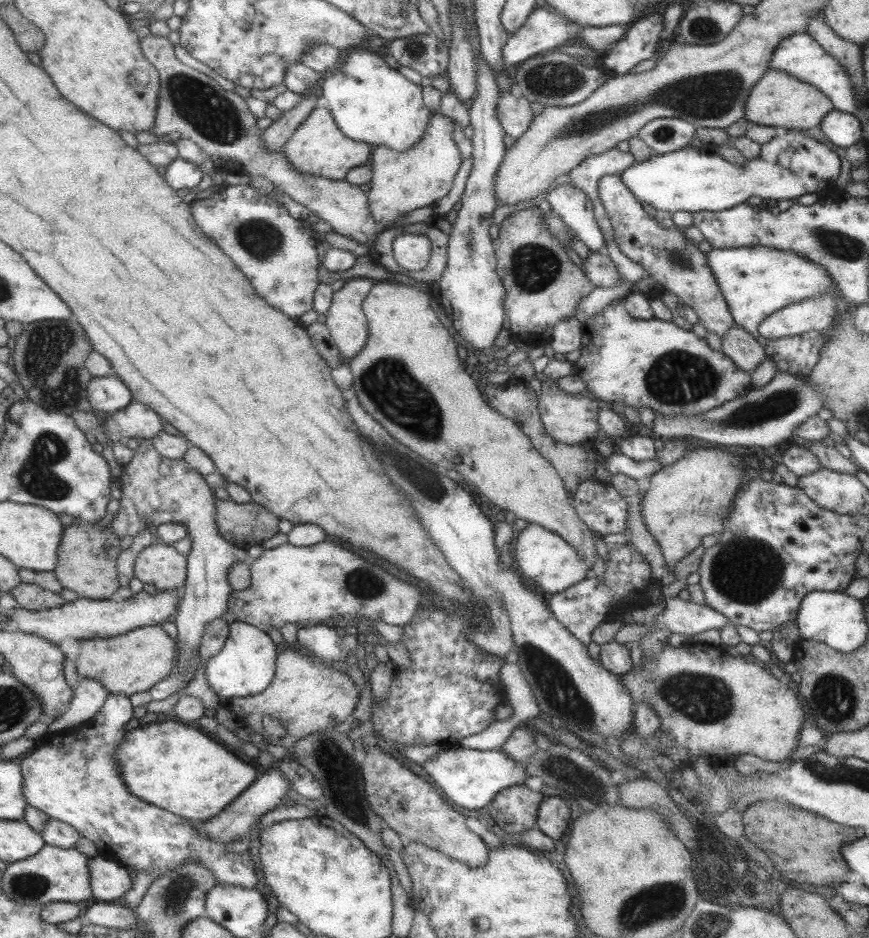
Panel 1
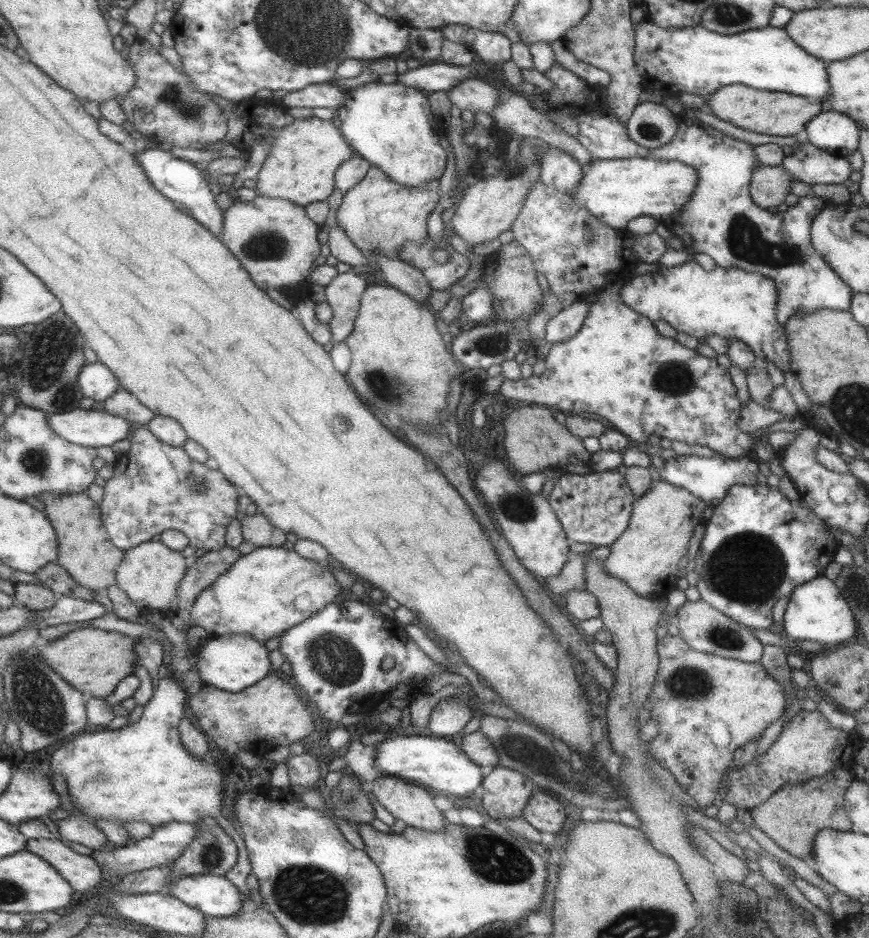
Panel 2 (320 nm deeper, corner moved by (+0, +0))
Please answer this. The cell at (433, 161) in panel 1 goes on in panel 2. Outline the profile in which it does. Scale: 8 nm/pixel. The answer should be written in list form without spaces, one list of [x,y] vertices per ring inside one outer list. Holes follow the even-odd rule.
[[[370,165],[362,180],[343,193],[341,205],[335,210],[335,225],[342,228],[353,246],[366,259],[366,269],[377,262],[373,255],[379,253],[389,259],[398,259],[399,249],[405,243],[423,243],[427,238],[427,216],[439,199],[439,178],[421,187],[403,187],[391,181],[376,166]]]

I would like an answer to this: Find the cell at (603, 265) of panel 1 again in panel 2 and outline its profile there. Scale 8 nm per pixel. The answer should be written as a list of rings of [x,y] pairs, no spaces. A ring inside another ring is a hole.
[[[683,261],[673,267],[660,265],[660,269],[653,274],[632,274],[627,281],[621,282],[622,287],[618,293],[622,303],[633,312],[645,316],[651,323],[665,321],[676,332],[684,332],[699,340],[710,334],[718,334],[727,340],[738,340],[751,349],[758,361],[771,361],[779,370],[789,371],[789,351],[784,328],[777,323],[775,317],[777,295],[771,279],[738,268],[715,266],[711,271],[705,271],[695,261]]]

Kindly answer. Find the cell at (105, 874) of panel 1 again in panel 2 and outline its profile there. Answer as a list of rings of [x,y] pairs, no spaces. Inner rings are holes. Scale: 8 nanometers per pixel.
[[[55,837],[29,839],[26,850],[48,860],[72,884],[75,891],[87,892],[105,879],[104,869],[96,857],[79,854]]]

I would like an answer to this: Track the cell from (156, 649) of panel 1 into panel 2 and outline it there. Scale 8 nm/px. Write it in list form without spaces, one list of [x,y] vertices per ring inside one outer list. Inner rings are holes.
[[[83,627],[54,641],[48,641],[39,652],[47,661],[47,665],[63,676],[69,685],[79,691],[90,692],[92,697],[107,698],[116,692],[127,676],[135,674],[138,662],[135,654],[137,641],[120,632]]]

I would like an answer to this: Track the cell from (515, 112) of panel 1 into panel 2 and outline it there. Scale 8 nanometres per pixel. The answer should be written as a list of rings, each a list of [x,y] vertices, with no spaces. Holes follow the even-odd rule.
[[[471,77],[460,80],[446,90],[450,103],[461,111],[463,109],[490,114],[498,101],[498,90],[485,83],[481,78]]]

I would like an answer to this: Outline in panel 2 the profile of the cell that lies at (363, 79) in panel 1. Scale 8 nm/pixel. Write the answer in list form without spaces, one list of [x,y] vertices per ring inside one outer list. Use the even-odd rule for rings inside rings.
[[[375,81],[345,92],[346,99],[334,118],[355,154],[403,187],[417,189],[442,176],[447,155],[439,145],[439,126],[433,122],[424,92],[397,82],[383,84]]]

